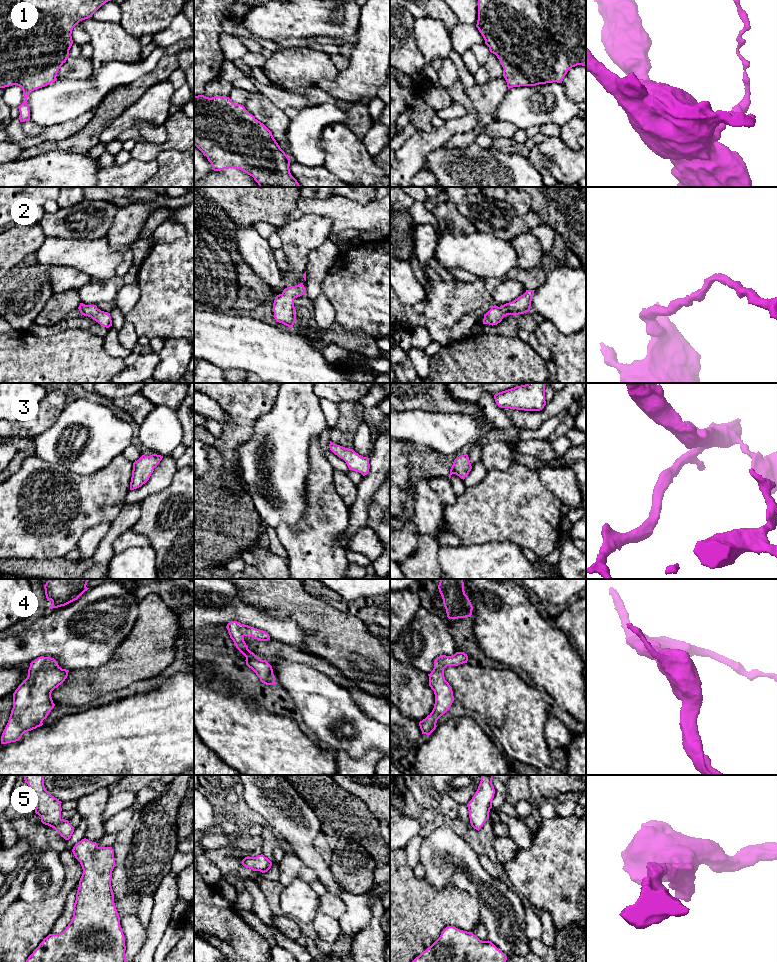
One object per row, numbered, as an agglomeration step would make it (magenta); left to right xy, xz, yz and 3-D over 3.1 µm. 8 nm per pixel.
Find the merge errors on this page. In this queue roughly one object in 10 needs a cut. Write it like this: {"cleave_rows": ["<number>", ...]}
{"cleave_rows": []}

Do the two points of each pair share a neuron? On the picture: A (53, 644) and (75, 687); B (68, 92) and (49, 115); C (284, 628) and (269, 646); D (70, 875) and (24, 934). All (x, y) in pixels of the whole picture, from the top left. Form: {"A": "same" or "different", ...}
{"A": "different", "B": "same", "C": "different", "D": "same"}

